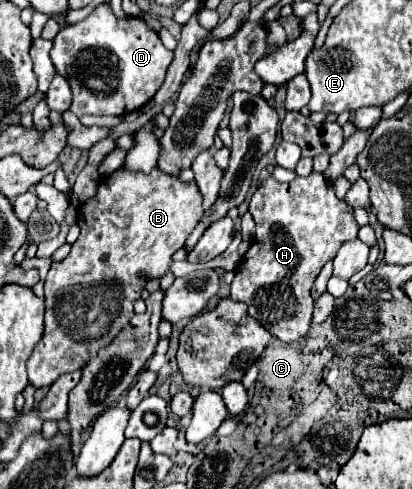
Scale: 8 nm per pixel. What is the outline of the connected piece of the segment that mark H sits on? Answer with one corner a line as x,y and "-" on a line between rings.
311,172
307,178
297,176
291,182
277,182
273,176
267,176
251,196
249,212
255,220
255,236
251,240
251,248
237,264
235,280
231,282
231,300
245,302
249,306
249,316
263,324
263,328
281,342
295,342
303,338
311,326
311,284
325,262
337,254
341,244
357,238
359,226
353,218
353,208
335,196
333,186
325,180
323,174

